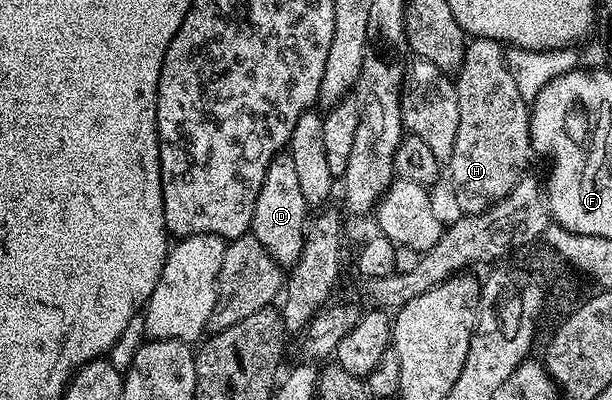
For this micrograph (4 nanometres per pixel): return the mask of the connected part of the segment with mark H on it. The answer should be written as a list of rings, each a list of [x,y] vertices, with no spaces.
[[[477,37],[467,42],[467,50],[465,57],[461,63],[458,73],[453,77],[455,90],[457,91],[457,107],[461,110],[461,115],[457,122],[457,140],[453,142],[453,155],[450,161],[446,162],[445,169],[451,172],[451,189],[455,192],[455,201],[460,205],[463,213],[480,213],[489,208],[493,203],[497,203],[503,197],[508,197],[513,191],[513,187],[520,179],[525,176],[523,169],[527,165],[527,156],[532,156],[531,147],[531,117],[529,114],[528,98],[521,95],[521,91],[517,91],[517,83],[513,80],[513,75],[507,66],[507,54],[504,46],[498,41],[490,41],[488,37]]]

